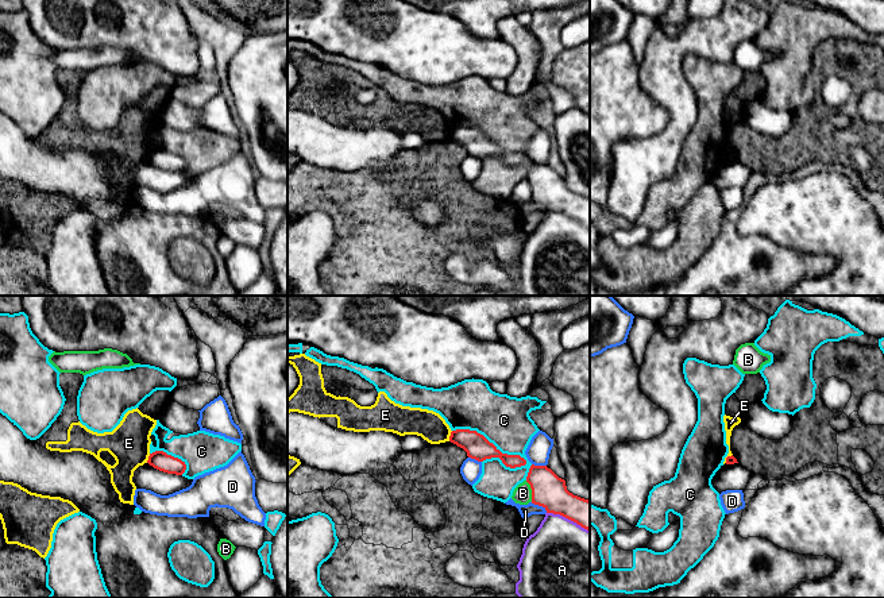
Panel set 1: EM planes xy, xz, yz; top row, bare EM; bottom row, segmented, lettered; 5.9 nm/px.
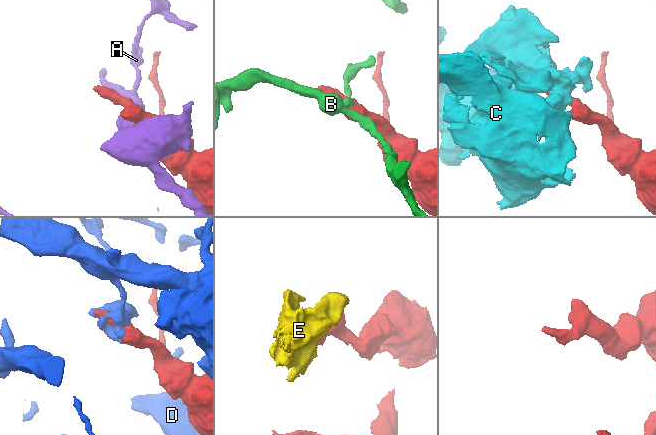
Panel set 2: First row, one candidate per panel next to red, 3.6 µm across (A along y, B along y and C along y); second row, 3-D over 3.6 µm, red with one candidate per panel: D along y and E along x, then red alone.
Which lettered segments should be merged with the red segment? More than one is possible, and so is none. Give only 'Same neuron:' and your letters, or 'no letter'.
Same neuron: no letter

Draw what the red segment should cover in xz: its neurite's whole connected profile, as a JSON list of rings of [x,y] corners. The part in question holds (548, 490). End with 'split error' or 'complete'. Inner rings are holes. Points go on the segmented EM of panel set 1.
[[[532,464],[526,482],[532,489],[532,504],[543,506],[547,513],[560,514],[590,531],[590,501],[570,493],[565,481],[559,478],[551,468]]] | complete

